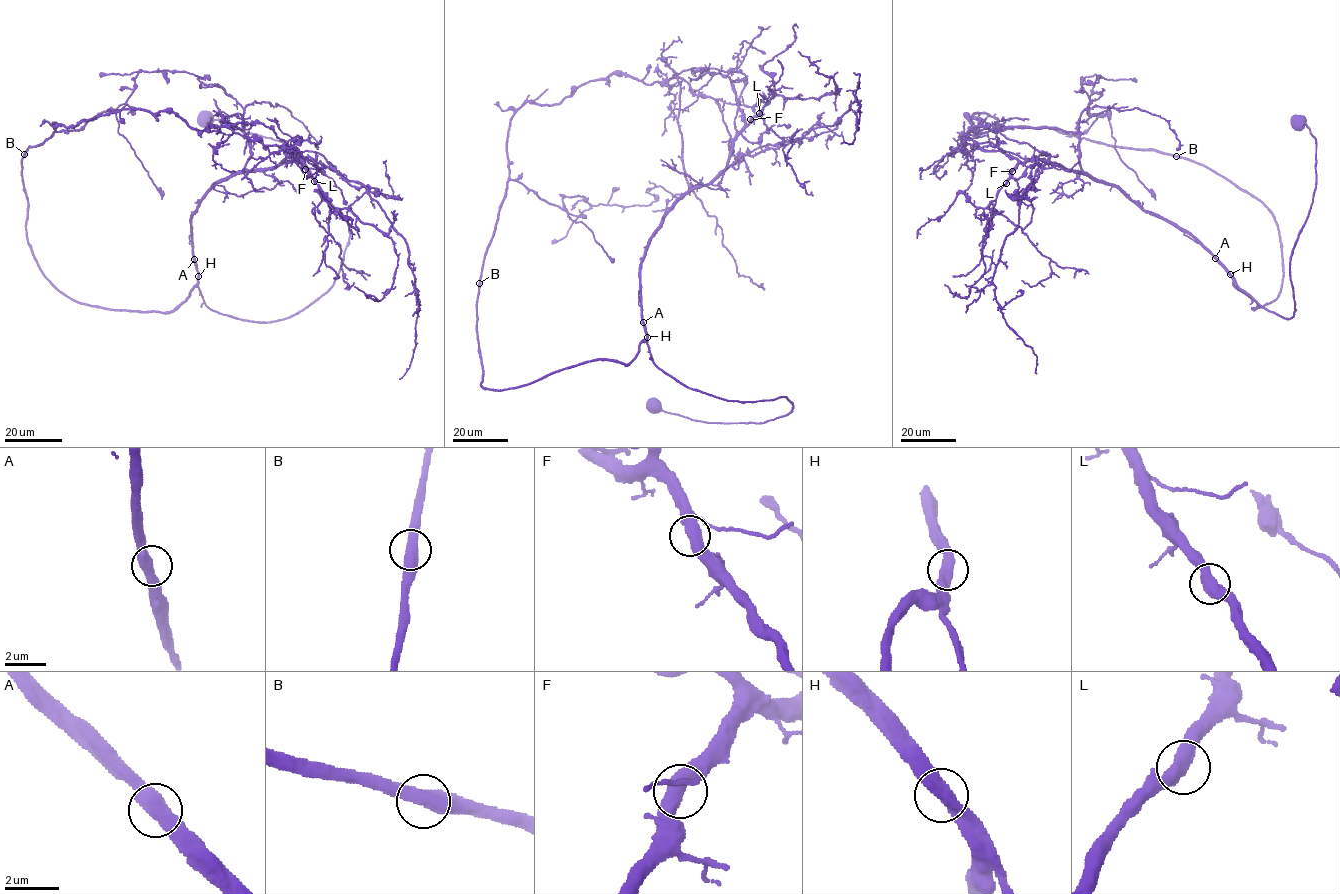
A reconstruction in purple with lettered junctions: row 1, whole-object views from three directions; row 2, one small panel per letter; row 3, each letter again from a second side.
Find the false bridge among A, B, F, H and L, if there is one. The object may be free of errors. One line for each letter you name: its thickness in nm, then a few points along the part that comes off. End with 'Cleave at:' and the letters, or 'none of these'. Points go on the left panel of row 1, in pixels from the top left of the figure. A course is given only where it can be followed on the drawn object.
Cleave at: none of these

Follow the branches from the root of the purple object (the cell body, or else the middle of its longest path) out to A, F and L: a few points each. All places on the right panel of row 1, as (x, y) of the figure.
A: (1299, 122), (1306, 124), (1315, 138), (1316, 187), (1290, 262), (1294, 314), (1284, 318), (1262, 307), (1215, 258)
F: (1299, 122), (1315, 138), (1316, 187), (1290, 262), (1290, 318), (1116, 187), (1041, 160), (1012, 171)
L: (1299, 122), (1315, 138), (1316, 187), (1290, 262), (1290, 318), (1116, 187), (1041, 160), (1020, 162), (1006, 183)

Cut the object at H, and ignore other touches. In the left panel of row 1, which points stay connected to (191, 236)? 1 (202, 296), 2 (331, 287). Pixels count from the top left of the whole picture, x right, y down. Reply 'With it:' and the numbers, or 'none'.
With it: none

